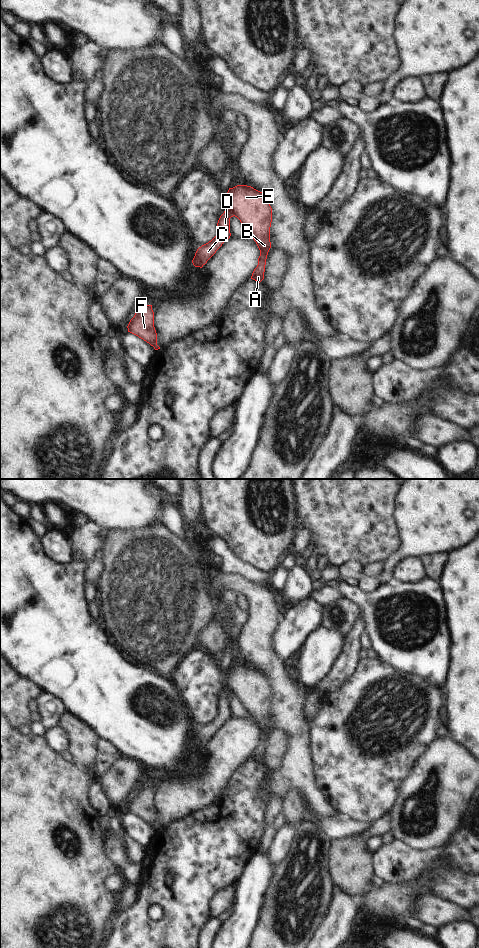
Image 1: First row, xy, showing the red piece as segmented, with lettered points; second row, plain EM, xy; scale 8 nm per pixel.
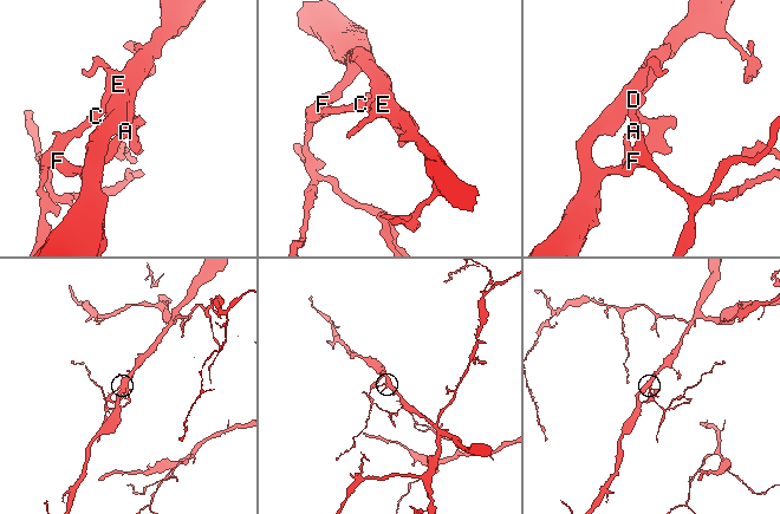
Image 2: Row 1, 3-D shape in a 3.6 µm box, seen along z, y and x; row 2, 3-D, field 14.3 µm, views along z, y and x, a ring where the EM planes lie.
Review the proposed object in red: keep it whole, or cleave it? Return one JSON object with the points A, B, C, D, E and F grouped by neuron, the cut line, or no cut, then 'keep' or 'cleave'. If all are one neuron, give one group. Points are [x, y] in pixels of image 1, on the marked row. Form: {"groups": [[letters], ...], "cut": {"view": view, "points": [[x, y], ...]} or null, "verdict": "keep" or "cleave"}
{"groups": [["A", "B", "C", "D", "E", "F"]], "cut": null, "verdict": "keep"}

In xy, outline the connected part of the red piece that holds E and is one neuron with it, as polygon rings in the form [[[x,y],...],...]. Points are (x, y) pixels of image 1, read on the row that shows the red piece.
[[[237,185],[229,188],[225,199],[225,211],[218,220],[216,236],[197,249],[192,263],[195,267],[202,268],[230,238],[230,218],[235,216],[252,235],[260,250],[258,265],[251,276],[251,279],[260,283],[264,279],[266,259],[271,248],[272,208],[268,198],[251,186]]]

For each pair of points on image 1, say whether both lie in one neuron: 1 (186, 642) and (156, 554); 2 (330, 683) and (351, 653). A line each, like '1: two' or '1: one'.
1: one
2: one

